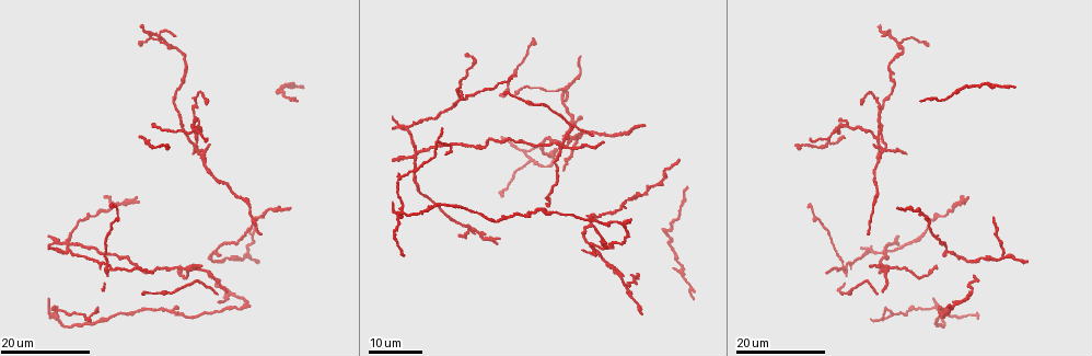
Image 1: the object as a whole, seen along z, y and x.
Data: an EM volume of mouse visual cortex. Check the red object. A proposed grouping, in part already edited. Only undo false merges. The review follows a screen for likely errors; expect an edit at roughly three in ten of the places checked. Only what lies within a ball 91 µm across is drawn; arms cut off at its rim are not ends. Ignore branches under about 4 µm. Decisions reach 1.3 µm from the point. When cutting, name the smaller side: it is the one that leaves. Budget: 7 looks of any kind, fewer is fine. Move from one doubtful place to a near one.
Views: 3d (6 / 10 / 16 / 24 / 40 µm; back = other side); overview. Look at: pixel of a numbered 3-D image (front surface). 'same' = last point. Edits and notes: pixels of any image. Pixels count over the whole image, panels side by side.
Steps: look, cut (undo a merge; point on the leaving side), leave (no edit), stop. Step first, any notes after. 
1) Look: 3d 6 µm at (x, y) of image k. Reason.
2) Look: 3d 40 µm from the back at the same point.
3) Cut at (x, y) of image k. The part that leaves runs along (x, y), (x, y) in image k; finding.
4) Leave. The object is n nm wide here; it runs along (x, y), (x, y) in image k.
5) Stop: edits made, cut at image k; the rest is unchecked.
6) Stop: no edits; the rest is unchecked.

Look: 3d 16 µm at (230, 292) of image 1.

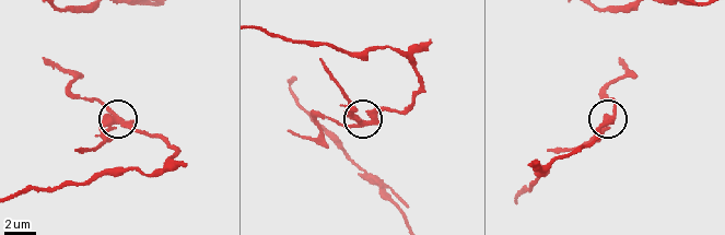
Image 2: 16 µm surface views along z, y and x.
Look: 3d 10 µm at (121, 122) of image 2.

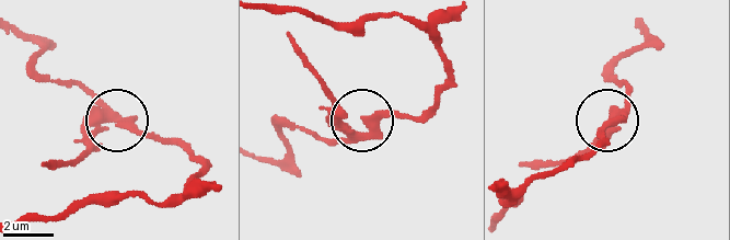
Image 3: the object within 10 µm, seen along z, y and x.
Cut at (93, 147) of image 3. The object is 390 nm wide here; the part that leaves runs along (104, 120), (74, 159), (43, 166) in image 3; a second neuron is stuck on.

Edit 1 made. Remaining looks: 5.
Look: 3d 24 µm at (1004, 257) of image 1. Two arms in line, one across.

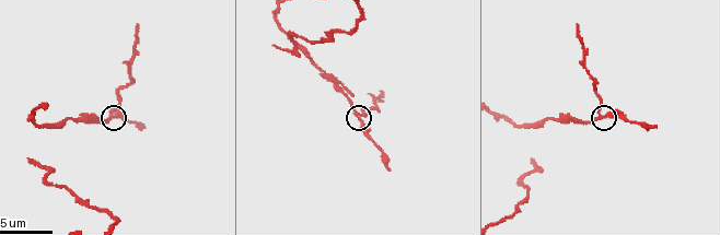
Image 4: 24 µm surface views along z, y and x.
Look: 3d 6 µm at (110, 116) of image 4.

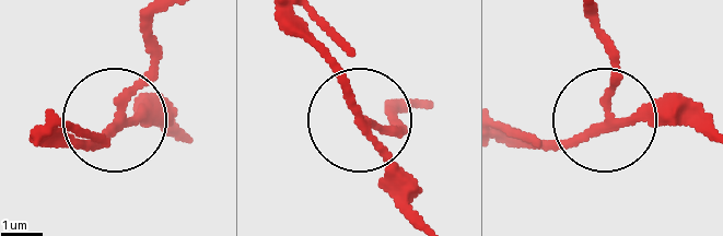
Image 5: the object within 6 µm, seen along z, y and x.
Look: 3d 6 µm from the back at (365, 123) of image 5. From behind.

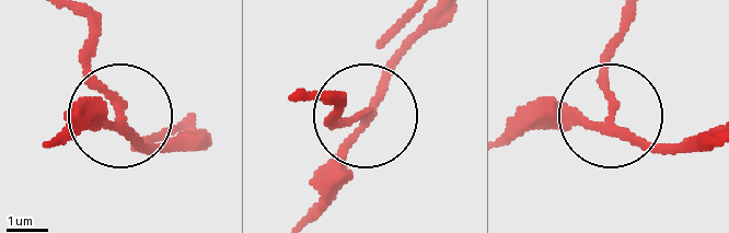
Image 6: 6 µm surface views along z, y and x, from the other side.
Leave. The side arm is 7 µm long; it runs along (203, 137), (153, 147), (118, 123), (70, 126) in image 6; continuous, no second neuron.

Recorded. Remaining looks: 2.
Look: 3d 24 µm at (875, 175) of image 1. Thin neck.

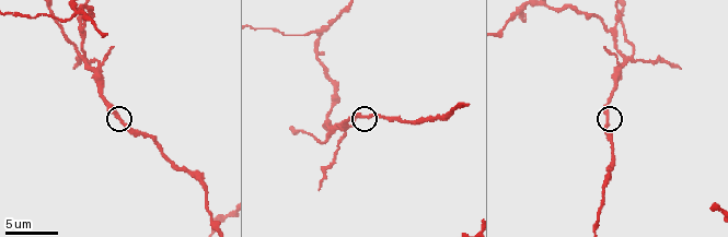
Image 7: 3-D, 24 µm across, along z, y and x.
Look: 3d 10 µm at (122, 122) of image 7.

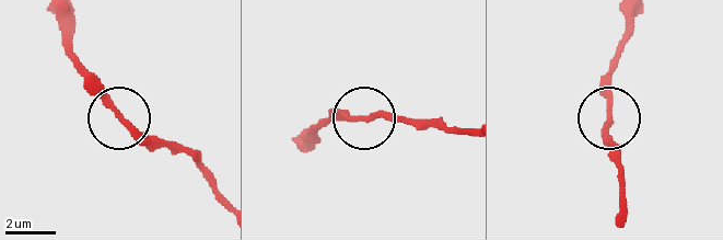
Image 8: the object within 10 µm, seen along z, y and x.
Leave. One neuron here.

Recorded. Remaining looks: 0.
Stop: edits made, cut at image 3; the rest is unchecked.

